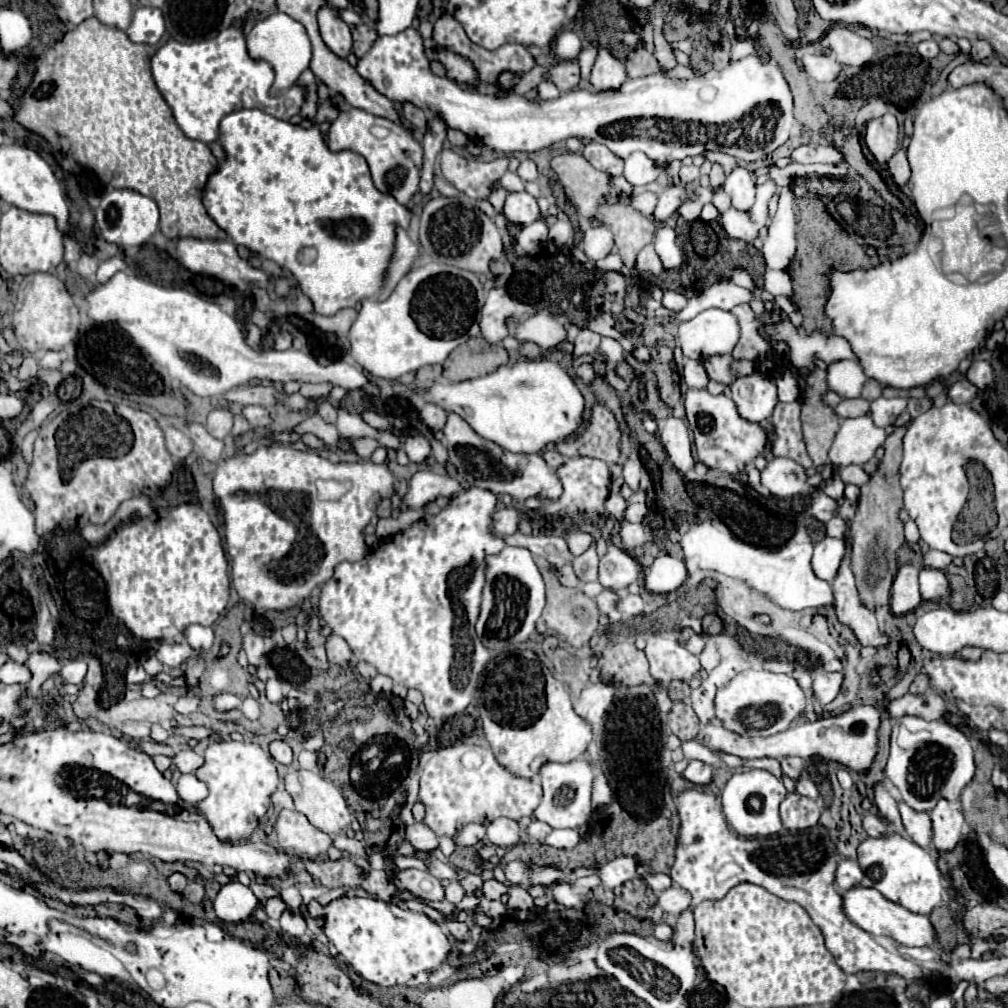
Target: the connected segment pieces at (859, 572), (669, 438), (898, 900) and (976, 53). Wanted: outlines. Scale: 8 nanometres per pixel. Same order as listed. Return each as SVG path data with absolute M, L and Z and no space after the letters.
M886 453L882 463L876 467L876 461L868 461L864 469L872 475L870 481L860 489L860 499L858 499L858 511L856 517L848 523L848 537L852 537L852 571L856 575L856 587L860 593L860 601L868 609L878 609L888 605L890 601L890 587L896 577L898 565L896 565L896 551L906 543L904 539L904 523L898 519L898 511L902 509L902 487L898 483L898 467L900 467L902 453Z
M672 415L668 417L664 431L660 433L660 443L666 449L666 453L670 455L670 461L674 463L674 467L682 475L694 467L688 429L686 429L686 423L682 419L672 417Z
M890 833L882 837L868 837L858 847L858 865L864 871L864 879L860 885L874 887L896 905L910 909L912 913L930 913L942 901L942 873L936 861L930 857L928 851L912 843L910 839L902 837L900 833Z
M972 41L972 51L970 51L970 57L974 61L982 61L986 57L992 57L994 55L994 49L990 47L988 41Z

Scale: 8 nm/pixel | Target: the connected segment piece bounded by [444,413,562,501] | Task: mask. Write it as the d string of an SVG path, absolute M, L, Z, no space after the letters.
M448 413L448 421L446 421L446 427L444 427L444 441L446 441L446 447L448 447L450 463L458 469L458 475L468 485L484 487L484 489L490 489L498 495L508 493L508 495L512 495L514 499L520 499L520 501L524 501L528 497L558 499L562 495L560 479L558 479L556 471L546 465L542 455L538 455L538 453L514 455L514 453L502 449L500 445L478 437L470 429L470 425L454 413Z

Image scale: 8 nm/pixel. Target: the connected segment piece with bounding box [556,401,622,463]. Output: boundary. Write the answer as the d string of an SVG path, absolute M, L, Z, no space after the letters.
M596 401L584 431L556 443L556 449L564 457L586 455L602 459L606 463L616 463L620 457L620 435L620 425L614 413L606 405Z

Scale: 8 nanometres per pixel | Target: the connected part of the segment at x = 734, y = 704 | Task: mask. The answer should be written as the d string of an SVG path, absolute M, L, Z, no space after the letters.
M746 671L736 675L726 687L716 691L714 711L716 719L732 733L744 737L768 737L786 731L806 709L806 693L794 677L776 675L770 671Z

